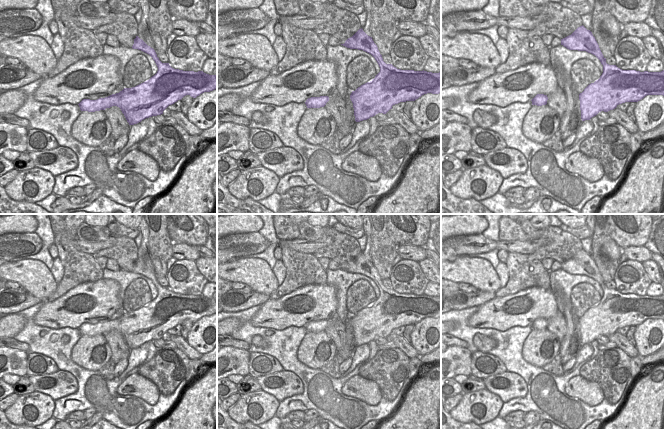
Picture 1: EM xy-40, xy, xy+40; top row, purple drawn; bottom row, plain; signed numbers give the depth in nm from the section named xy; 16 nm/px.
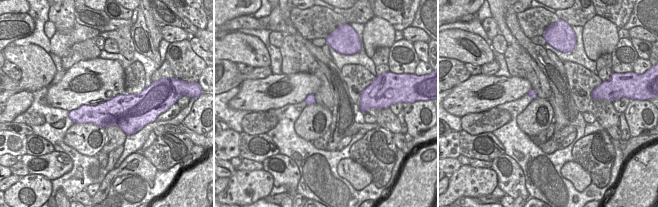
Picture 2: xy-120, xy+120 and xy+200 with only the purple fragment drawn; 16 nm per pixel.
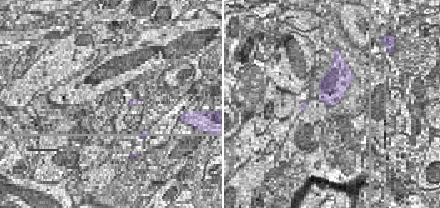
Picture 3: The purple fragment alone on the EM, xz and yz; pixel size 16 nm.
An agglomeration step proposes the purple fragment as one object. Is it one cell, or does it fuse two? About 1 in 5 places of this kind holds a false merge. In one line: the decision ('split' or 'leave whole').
leave whole

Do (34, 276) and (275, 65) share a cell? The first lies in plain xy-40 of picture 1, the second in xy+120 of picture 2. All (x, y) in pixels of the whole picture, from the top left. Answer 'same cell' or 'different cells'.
different cells

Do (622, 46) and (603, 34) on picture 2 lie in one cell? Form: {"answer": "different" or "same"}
{"answer": "different"}

